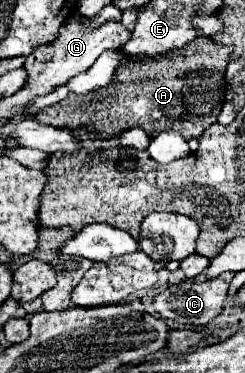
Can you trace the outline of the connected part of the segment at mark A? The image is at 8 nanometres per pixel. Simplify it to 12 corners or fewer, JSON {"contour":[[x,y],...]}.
{"contour":[[226,48],[124,56],[114,82],[70,92],[38,122],[150,138],[224,102]]}

